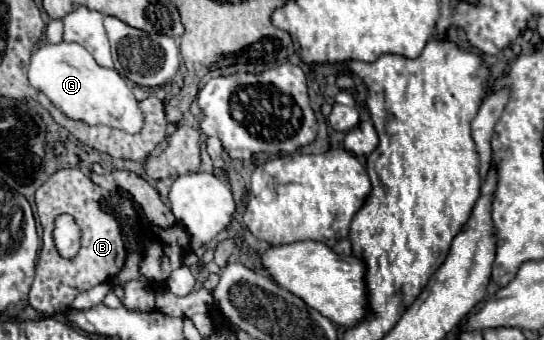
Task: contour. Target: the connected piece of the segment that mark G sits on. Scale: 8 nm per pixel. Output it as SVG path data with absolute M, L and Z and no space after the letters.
M63 41L59 45L47 43L39 47L31 57L29 83L43 91L51 103L71 119L81 119L89 125L115 127L125 133L139 133L143 129L145 117L125 79L115 69L97 65L93 55L77 43Z

